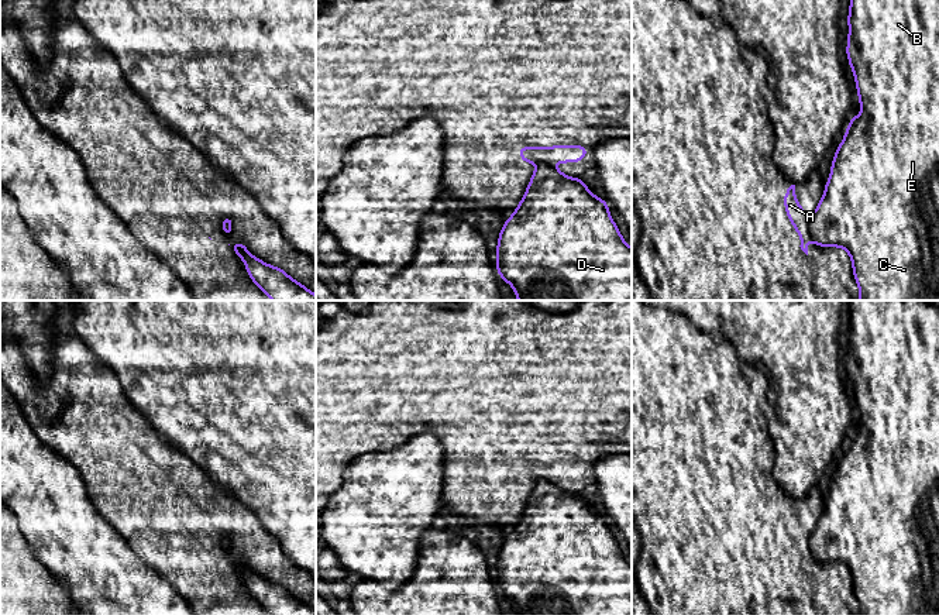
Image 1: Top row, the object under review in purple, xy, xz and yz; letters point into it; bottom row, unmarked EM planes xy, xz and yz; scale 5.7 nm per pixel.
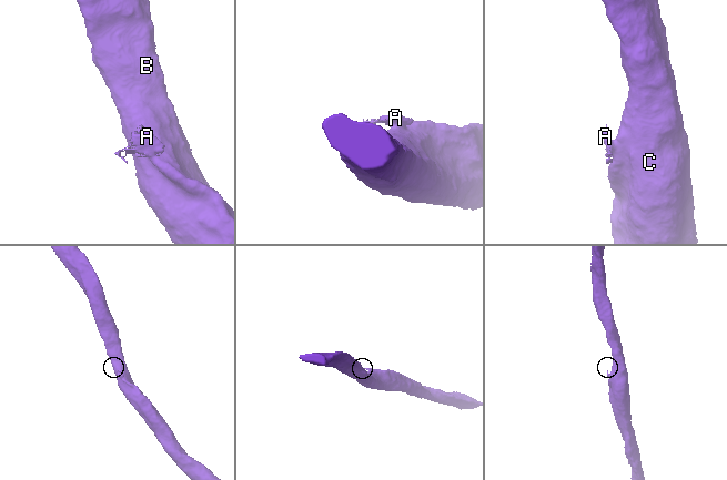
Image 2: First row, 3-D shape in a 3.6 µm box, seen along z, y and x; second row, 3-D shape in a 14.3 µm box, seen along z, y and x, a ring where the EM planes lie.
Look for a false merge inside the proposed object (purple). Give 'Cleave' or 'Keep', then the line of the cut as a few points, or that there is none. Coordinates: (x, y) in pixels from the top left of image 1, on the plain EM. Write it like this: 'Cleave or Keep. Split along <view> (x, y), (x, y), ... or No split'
Cleave. Split along yz (811, 535), (809, 547)

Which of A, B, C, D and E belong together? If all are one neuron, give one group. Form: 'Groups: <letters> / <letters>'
Groups: A / B C D E

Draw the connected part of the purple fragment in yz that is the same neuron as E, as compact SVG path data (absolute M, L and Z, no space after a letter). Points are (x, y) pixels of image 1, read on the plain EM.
M847 300L850 305L849 360L846 370L857 401L863 432L852 432L830 482L830 494L819 516L809 547L819 563L843 563L853 580L859 615L939 615L939 302L938 300Z

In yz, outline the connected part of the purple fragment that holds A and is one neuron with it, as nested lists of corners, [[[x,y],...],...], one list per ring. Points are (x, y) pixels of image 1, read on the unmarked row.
[[[791,501],[784,509],[784,523],[794,544],[801,553],[801,566],[808,571],[809,559],[809,532],[802,526],[795,513],[795,501]]]

